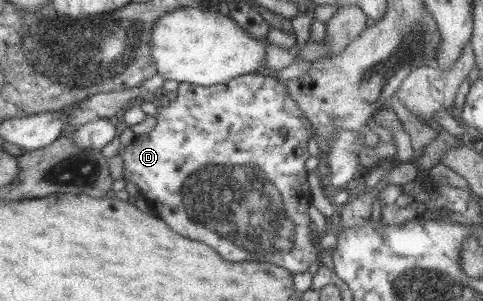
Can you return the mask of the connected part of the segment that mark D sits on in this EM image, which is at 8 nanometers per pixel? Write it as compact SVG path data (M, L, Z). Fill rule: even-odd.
M255 72L246 75L237 75L226 83L216 84L210 87L178 83L177 96L168 104L157 108L155 116L156 125L148 134L135 136L129 146L119 146L117 155L122 158L123 178L128 180L140 189L148 209L151 213L167 224L176 234L181 237L203 242L211 246L216 252L230 262L256 261L269 262L275 264L291 274L304 272L314 261L320 261L320 253L314 248L314 241L309 234L308 207L311 204L310 188L306 181L307 170L304 161L309 157L307 142L313 137L312 128L308 124L308 119L298 110L296 104L288 98L284 81L277 80L268 72ZM284 130L286 136L282 138L280 131Z

